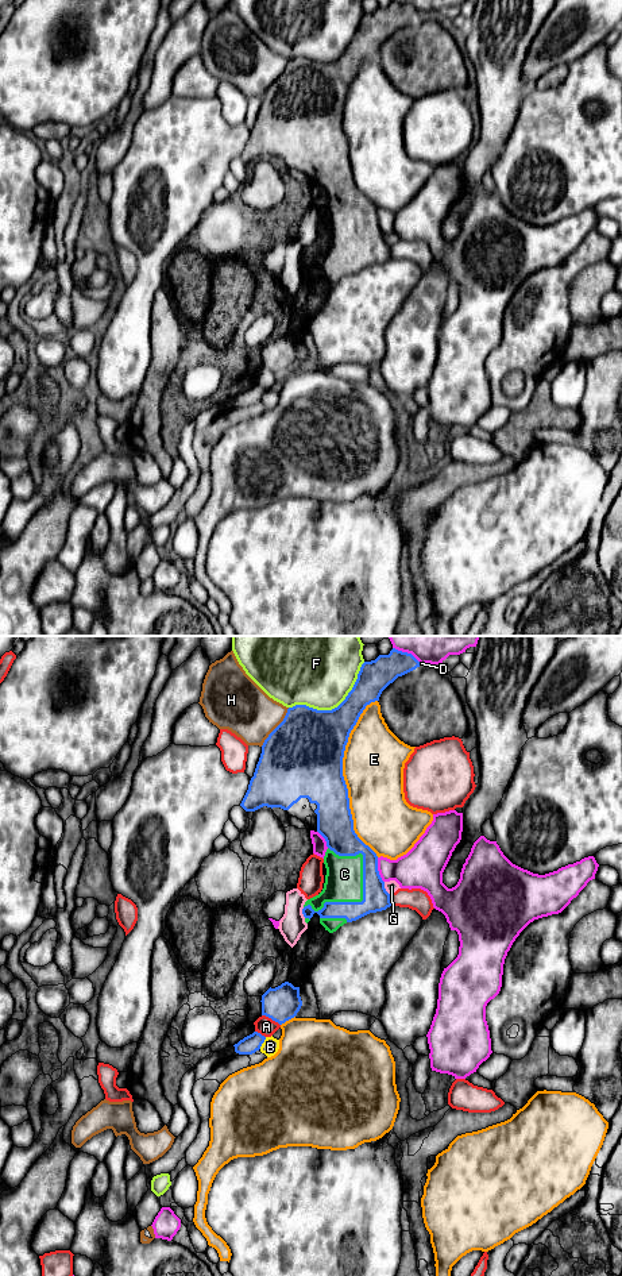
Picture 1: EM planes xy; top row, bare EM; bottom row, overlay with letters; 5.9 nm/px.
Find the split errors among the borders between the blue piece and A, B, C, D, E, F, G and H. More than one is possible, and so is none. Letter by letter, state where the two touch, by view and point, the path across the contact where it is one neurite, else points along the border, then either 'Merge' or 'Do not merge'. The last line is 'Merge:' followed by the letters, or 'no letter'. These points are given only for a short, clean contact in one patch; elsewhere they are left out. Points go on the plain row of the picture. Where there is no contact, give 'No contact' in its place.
A: Touches blue at xy (271, 370). Do not merge
B: Touches blue at xy (263, 393). Do not merge
C: Touches blue at xy (354, 254). Merge
D: Touches blue at xy (377, 222). Do not merge
E: Touches blue at xy (343, 128). Do not merge
F: Touches blue at xy (335, 60). Do not merge
G: Touches blue at xy (385, 241). Do not merge
H: Touches blue at xy (277, 78). Do not merge
Merge: C

